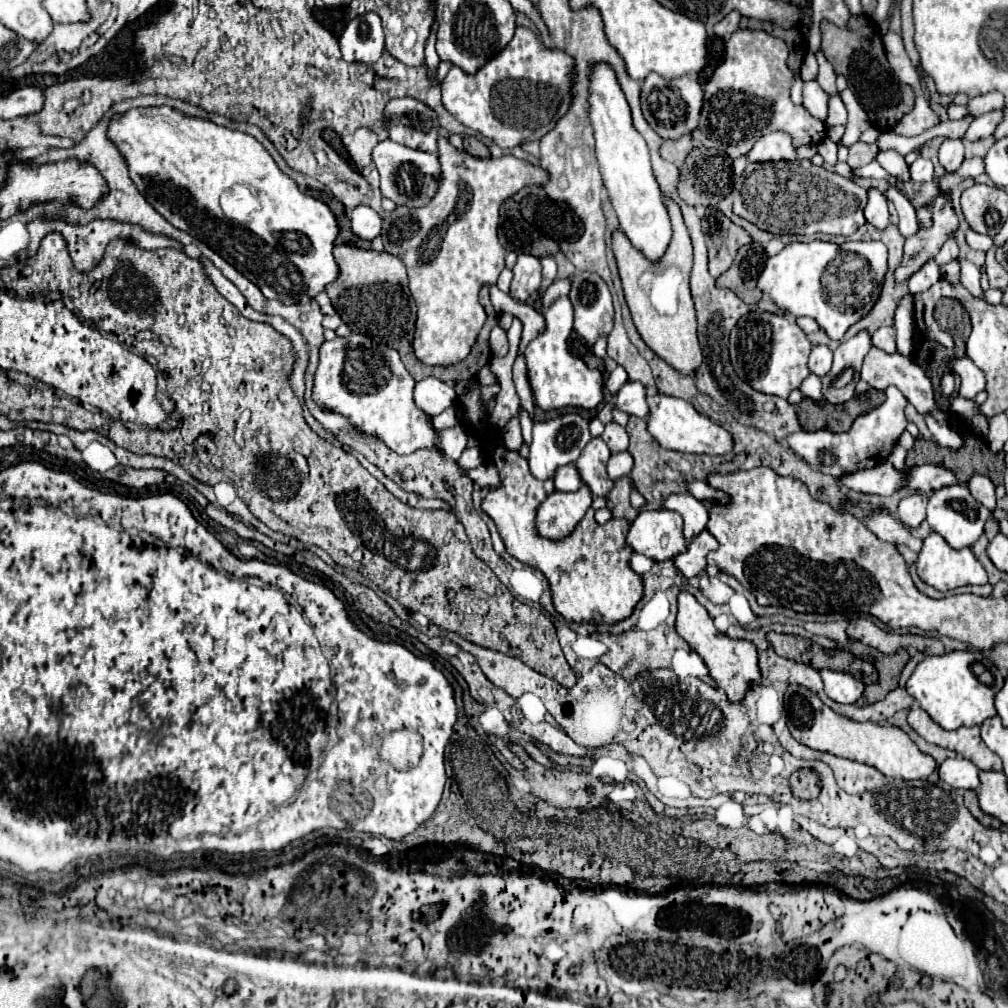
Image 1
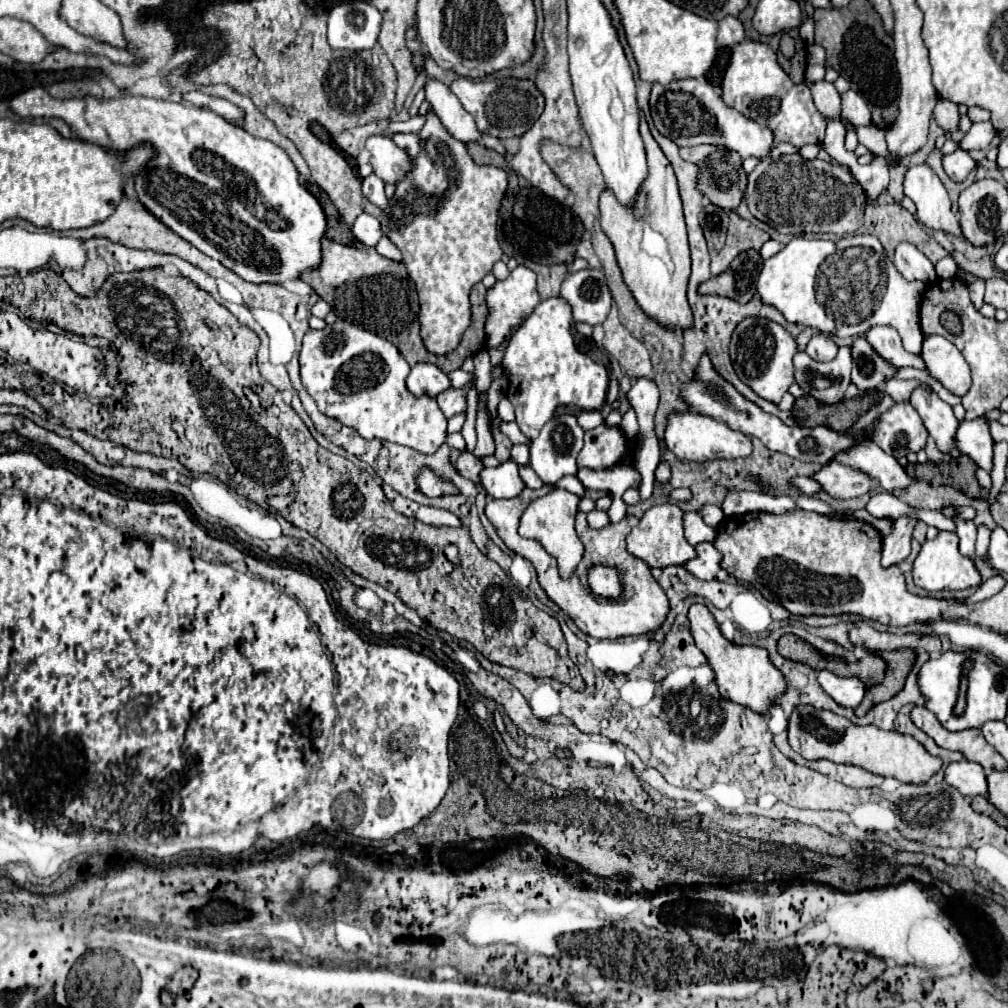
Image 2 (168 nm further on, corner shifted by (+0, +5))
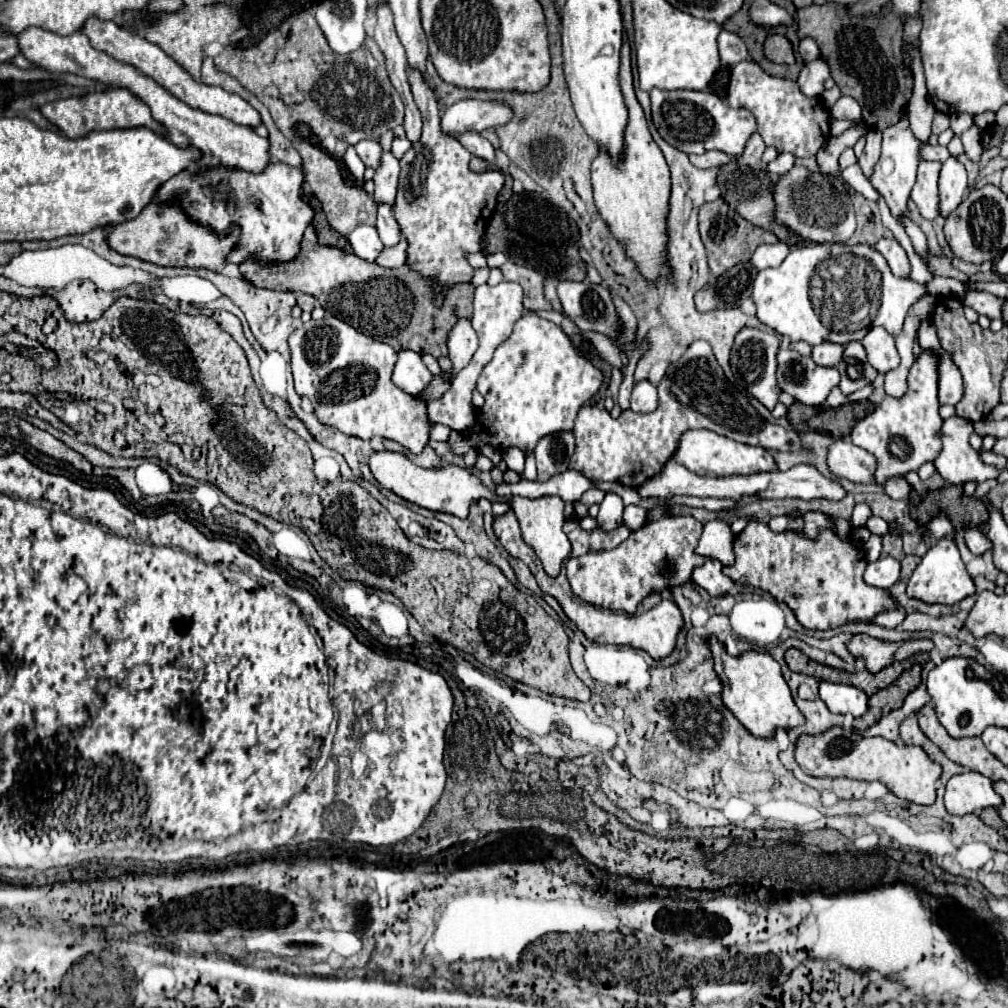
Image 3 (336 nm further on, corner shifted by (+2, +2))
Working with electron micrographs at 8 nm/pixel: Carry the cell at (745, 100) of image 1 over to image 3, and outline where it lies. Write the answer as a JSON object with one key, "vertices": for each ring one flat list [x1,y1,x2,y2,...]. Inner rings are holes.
{"vertices":[[752,58,738,62,732,68,728,86,728,104,750,110,758,122,760,136,766,146,774,146,778,152,792,152,796,156,814,156,822,144,830,138,830,124,820,98,808,98,800,92,792,80,768,76]]}

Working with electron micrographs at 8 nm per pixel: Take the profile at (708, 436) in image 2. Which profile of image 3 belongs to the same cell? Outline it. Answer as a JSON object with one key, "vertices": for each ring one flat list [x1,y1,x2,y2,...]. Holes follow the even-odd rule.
{"vertices":[[706,428,682,432,678,440,678,448,674,452,674,460,682,464,686,470,700,474,700,476,734,476,734,474,754,474,754,472,774,470,772,456,762,446,740,444,736,440,730,440]]}

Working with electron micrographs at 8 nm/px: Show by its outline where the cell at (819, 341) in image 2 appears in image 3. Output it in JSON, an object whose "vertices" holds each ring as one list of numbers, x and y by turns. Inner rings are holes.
{"vertices":[[822,342,812,348,812,360,820,366,836,366,842,360,844,348,834,342]]}

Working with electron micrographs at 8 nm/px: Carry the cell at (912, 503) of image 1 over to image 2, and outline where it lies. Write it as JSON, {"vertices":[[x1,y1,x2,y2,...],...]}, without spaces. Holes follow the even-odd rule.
{"vertices":[[898,517,894,531,882,539,882,565,884,569,900,565,910,555,910,539,916,519]]}

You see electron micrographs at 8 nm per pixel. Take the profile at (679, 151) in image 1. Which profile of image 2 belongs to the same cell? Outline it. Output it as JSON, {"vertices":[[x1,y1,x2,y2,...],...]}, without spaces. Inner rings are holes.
{"vertices":[[698,145,698,147,680,147,682,159,690,163,704,163,704,159,714,153,718,147,716,145]]}

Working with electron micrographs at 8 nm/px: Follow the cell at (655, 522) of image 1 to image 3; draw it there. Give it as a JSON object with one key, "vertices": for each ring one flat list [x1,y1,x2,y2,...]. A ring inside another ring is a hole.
{"vertices":[[664,516,634,530,628,540,614,550,568,558,566,574,572,592,598,608,624,610,632,614,646,594,690,580,692,570,704,562,702,556,694,554,702,528,702,522,694,520,692,516]]}

